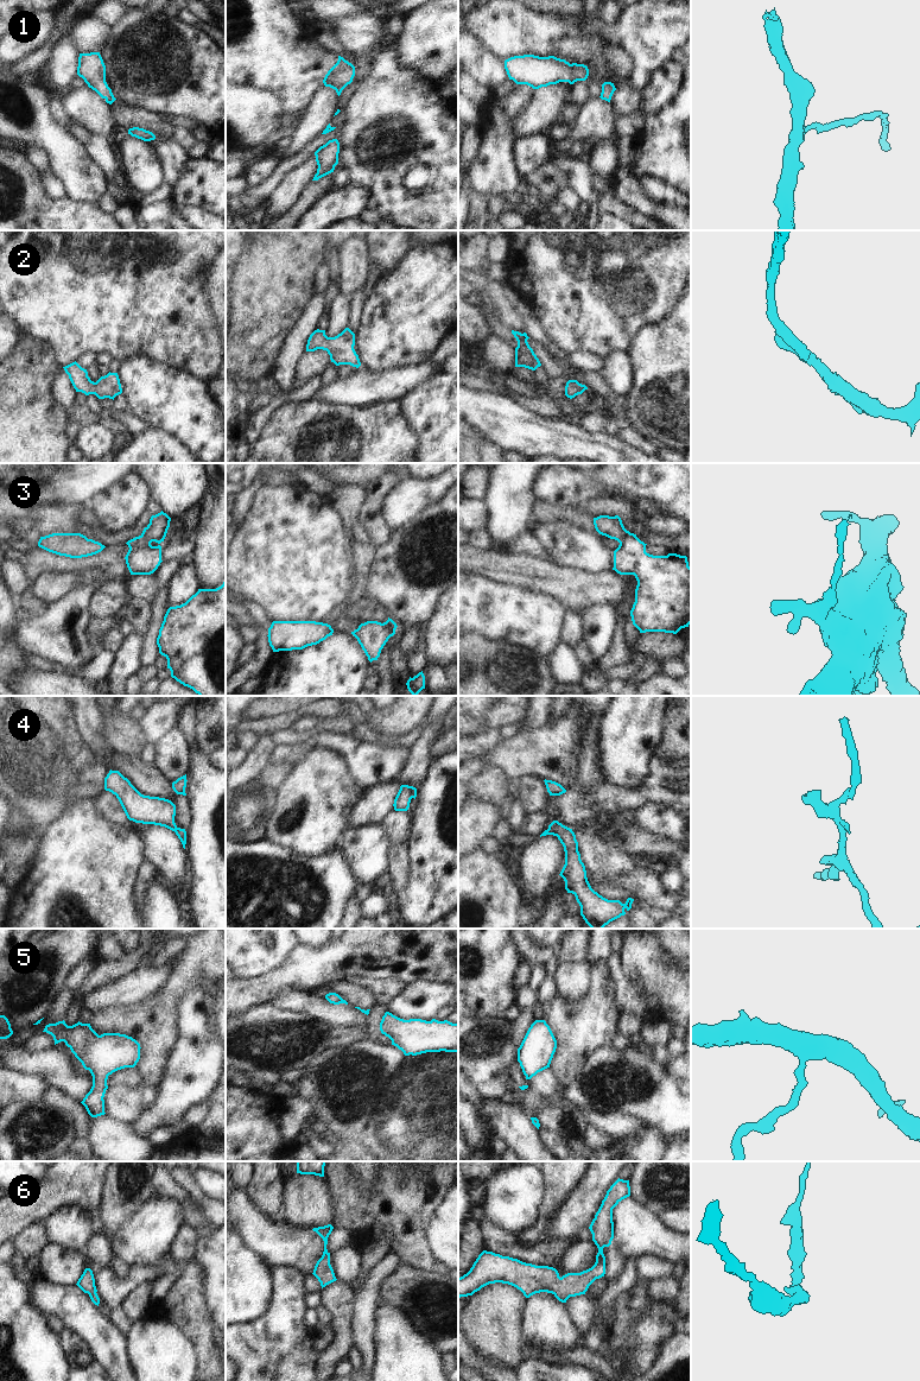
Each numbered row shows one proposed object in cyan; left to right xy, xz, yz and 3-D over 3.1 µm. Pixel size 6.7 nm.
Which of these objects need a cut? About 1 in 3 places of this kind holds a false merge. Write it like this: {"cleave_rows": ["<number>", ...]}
{"cleave_rows": ["3"]}

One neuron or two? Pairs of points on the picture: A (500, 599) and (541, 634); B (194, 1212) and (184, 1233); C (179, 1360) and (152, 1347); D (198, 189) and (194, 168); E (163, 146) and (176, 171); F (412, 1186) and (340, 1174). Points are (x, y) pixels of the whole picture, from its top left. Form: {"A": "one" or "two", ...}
{"A": "one", "B": "two", "C": "one", "D": "one", "E": "one", "F": "one"}

